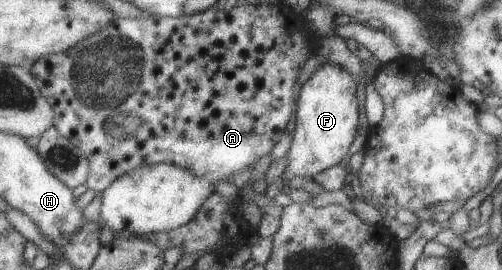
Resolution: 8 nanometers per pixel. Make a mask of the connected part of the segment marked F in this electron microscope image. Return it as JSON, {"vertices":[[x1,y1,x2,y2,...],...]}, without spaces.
{"vertices":[[324,63,319,66,300,88,295,120,294,144,290,150,288,164,289,180,292,176,316,176,340,164,352,142,360,122,360,98,357,78,338,63]]}

